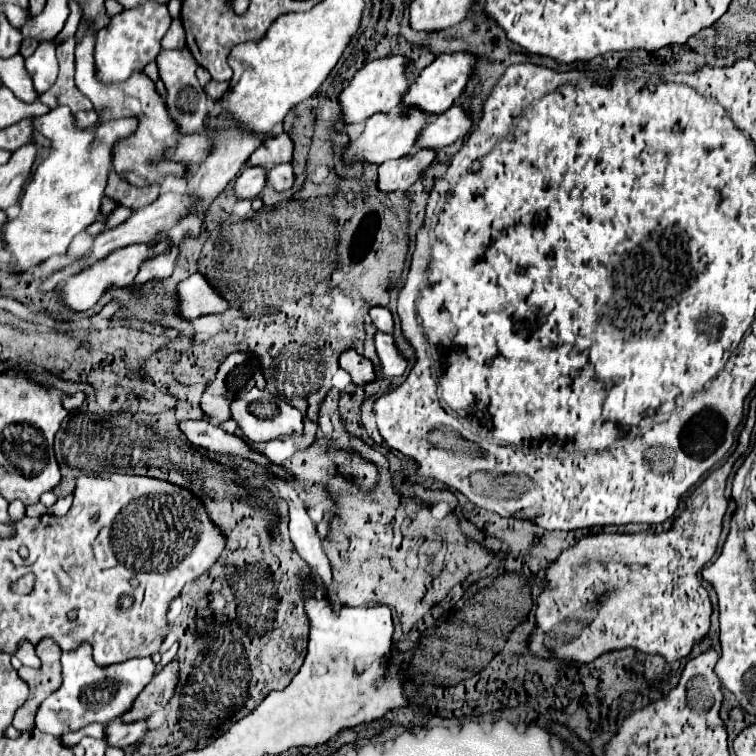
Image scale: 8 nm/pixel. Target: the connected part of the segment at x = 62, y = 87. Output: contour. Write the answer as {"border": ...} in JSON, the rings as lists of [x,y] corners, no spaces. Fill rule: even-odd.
{"border":[[[67,39],[63,45],[57,47],[59,77],[57,77],[55,85],[41,95],[41,103],[45,103],[49,109],[55,109],[57,105],[67,105],[73,113],[93,109],[93,103],[75,85],[75,57],[73,57],[73,51],[75,51],[75,41],[73,39]]]}

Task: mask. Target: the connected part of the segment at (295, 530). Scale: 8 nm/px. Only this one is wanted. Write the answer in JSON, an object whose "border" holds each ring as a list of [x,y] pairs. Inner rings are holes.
{"border":[[[277,481],[277,483],[279,483],[277,497],[285,499],[289,503],[289,535],[291,535],[291,541],[293,541],[297,553],[303,555],[301,559],[305,559],[315,569],[315,575],[319,577],[319,581],[323,583],[323,589],[327,591],[329,599],[333,601],[335,587],[333,587],[333,577],[331,577],[331,563],[321,549],[321,539],[317,535],[313,521],[309,519],[309,515],[305,511],[305,503],[301,501],[301,497],[295,491],[285,487],[281,481]]]}

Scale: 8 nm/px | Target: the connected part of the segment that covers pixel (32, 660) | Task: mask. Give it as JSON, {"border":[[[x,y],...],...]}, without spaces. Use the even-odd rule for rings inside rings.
{"border":[[[21,642],[15,656],[19,657],[21,663],[26,667],[36,669],[41,666],[41,662],[35,653],[34,647],[29,642]]]}

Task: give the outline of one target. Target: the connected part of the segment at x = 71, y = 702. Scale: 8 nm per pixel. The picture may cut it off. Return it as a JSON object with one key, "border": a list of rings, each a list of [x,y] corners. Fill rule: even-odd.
{"border":[[[81,645],[77,651],[62,652],[61,656],[63,683],[43,705],[35,717],[35,727],[43,733],[61,737],[69,731],[79,731],[91,723],[111,723],[123,713],[127,713],[145,689],[145,685],[155,675],[155,663],[151,657],[123,661],[111,667],[95,665],[89,647]]]}

